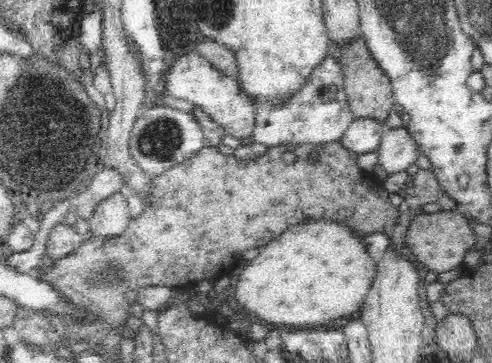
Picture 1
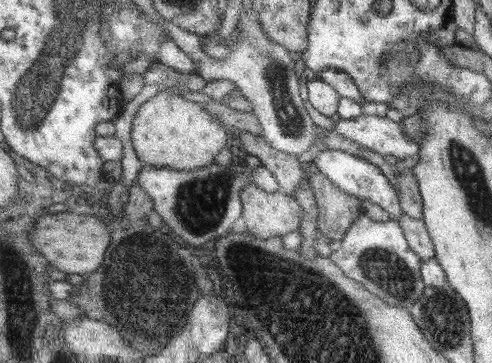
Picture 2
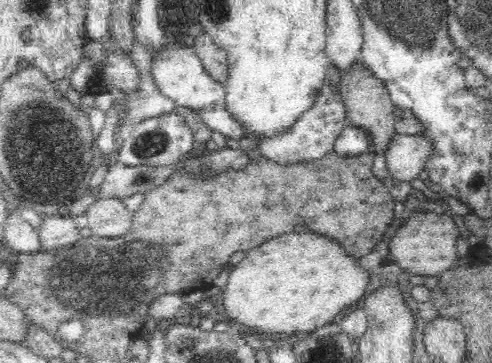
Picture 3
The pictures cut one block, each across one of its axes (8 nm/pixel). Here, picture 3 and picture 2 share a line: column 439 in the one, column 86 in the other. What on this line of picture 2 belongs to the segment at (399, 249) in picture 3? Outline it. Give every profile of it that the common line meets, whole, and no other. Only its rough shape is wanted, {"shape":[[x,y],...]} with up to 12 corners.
{"shape":[[47,214],[33,244],[61,272],[89,276],[107,260],[111,222]]}

